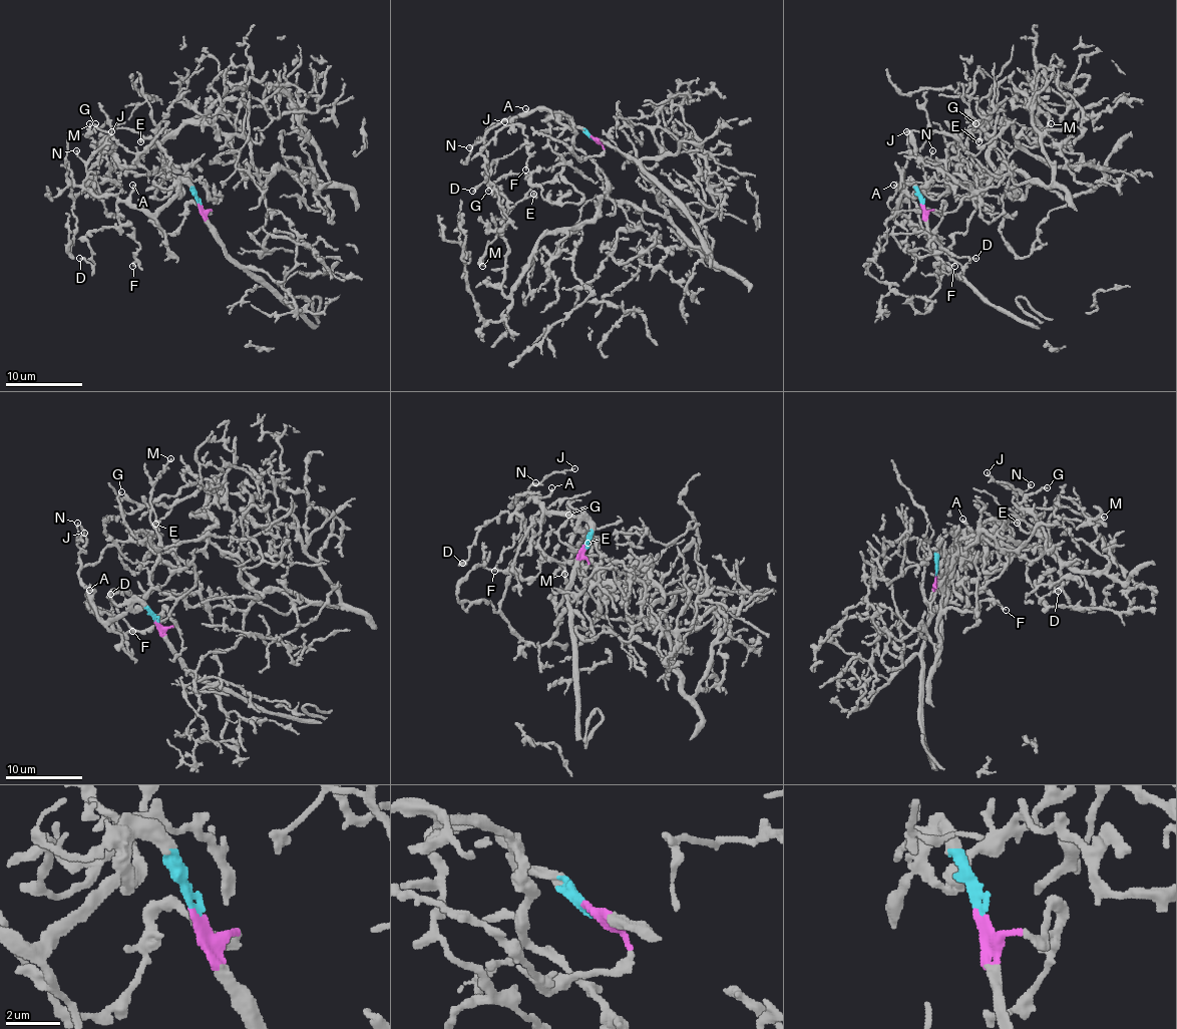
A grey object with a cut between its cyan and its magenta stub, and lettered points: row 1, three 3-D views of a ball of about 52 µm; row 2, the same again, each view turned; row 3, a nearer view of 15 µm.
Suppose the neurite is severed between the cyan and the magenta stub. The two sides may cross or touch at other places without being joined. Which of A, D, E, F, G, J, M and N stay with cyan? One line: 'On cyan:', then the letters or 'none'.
On cyan: A, D, E, F, G, J, M, N

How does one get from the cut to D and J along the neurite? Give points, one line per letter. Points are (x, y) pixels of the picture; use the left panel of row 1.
D: (199, 203), (181, 183), (150, 212), (121, 203), (116, 228), (87, 235), (92, 264), (79, 259)
J: (199, 203), (181, 183), (152, 212), (116, 197), (92, 195), (85, 187), (87, 159), (112, 130)

